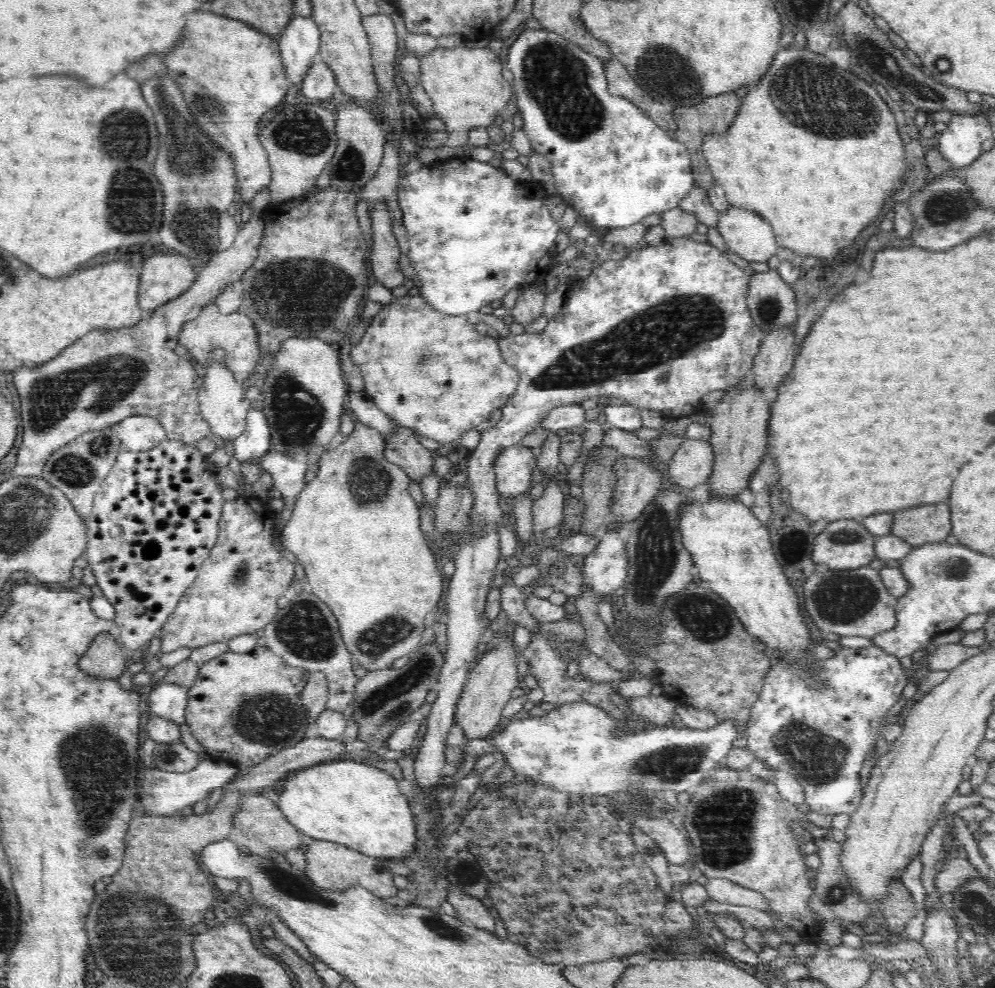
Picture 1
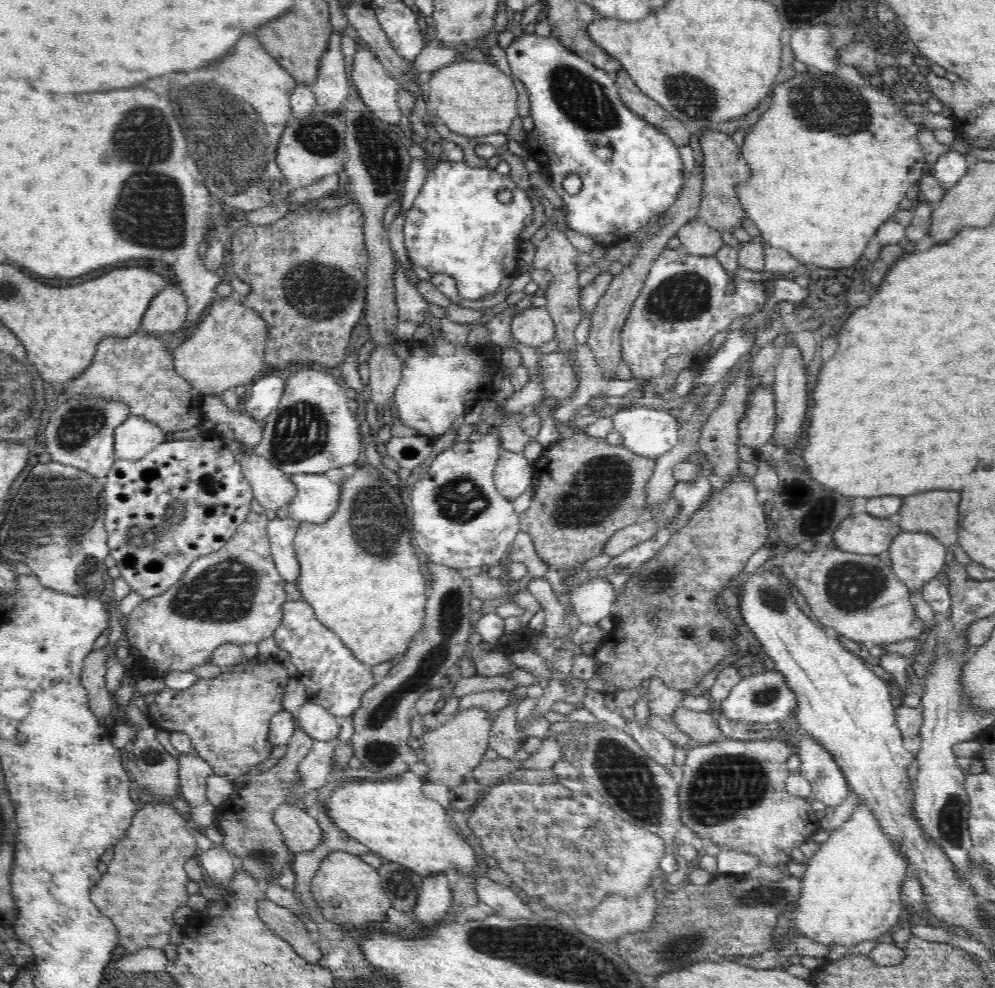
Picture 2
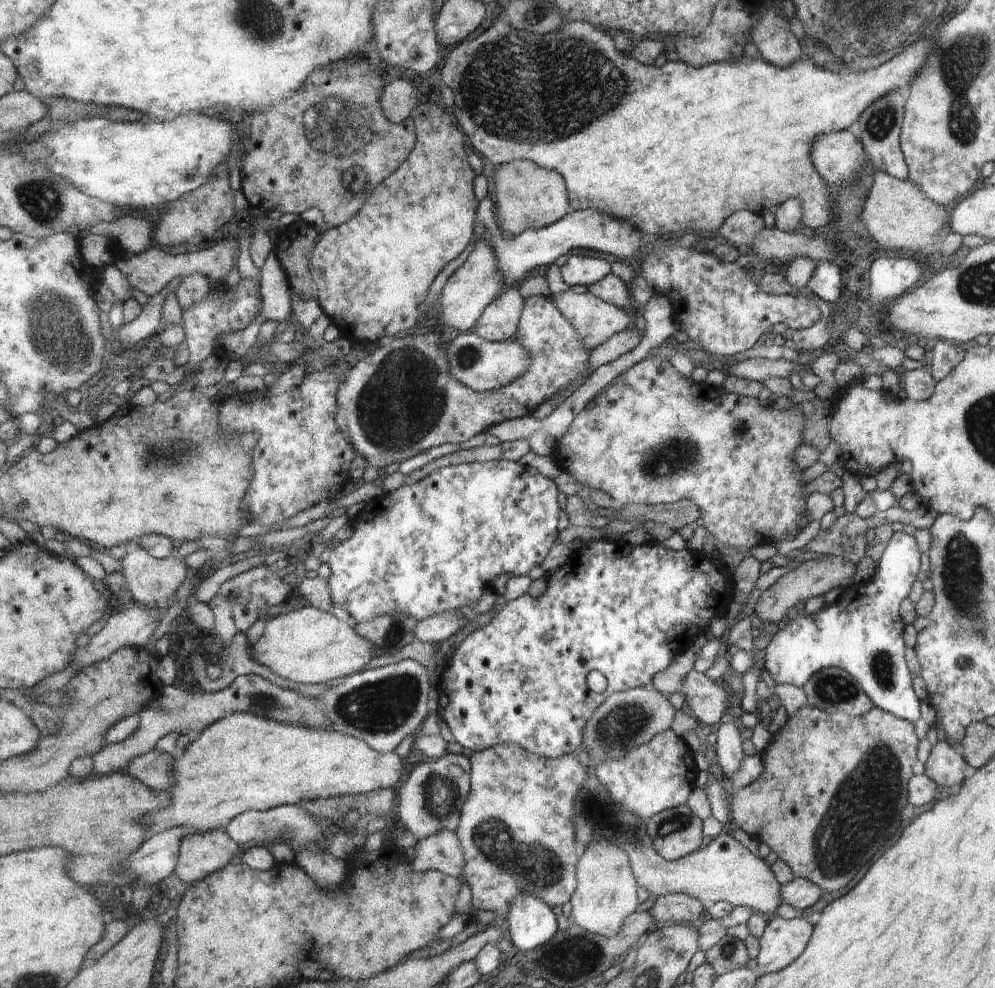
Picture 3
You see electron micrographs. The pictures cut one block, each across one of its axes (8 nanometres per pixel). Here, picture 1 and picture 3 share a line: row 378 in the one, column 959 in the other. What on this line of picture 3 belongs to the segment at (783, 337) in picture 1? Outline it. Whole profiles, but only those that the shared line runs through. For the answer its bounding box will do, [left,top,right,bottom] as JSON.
[923,741,964,786]

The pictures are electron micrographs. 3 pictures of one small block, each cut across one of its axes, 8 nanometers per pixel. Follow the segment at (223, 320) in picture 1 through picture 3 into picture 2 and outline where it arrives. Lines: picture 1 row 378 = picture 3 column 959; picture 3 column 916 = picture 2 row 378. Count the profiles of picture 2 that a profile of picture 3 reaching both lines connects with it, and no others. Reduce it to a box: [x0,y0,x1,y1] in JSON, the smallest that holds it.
[174,292,268,396]

